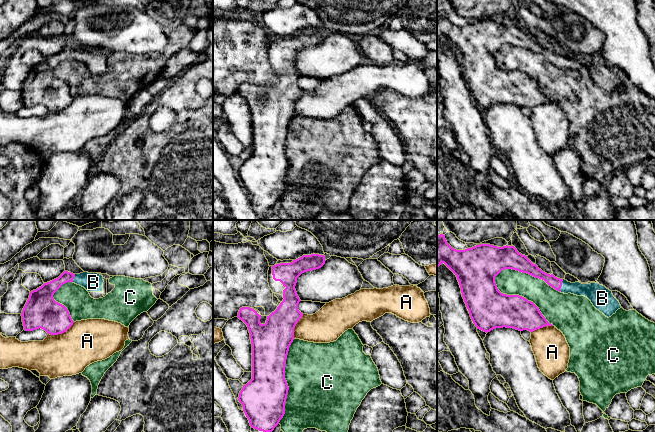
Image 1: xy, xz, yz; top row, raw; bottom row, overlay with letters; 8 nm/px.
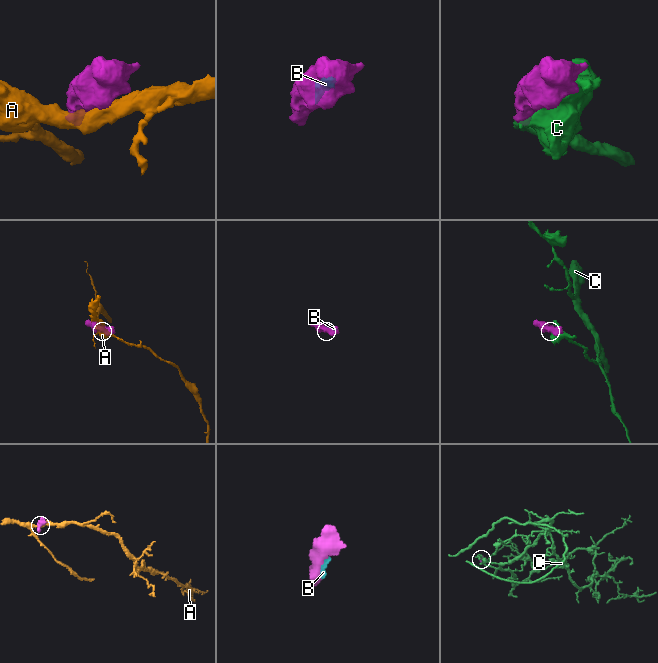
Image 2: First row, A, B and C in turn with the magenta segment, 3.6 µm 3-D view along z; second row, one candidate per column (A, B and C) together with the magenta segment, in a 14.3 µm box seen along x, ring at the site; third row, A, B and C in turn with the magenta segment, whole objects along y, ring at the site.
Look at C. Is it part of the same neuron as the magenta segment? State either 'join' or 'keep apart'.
keep apart

